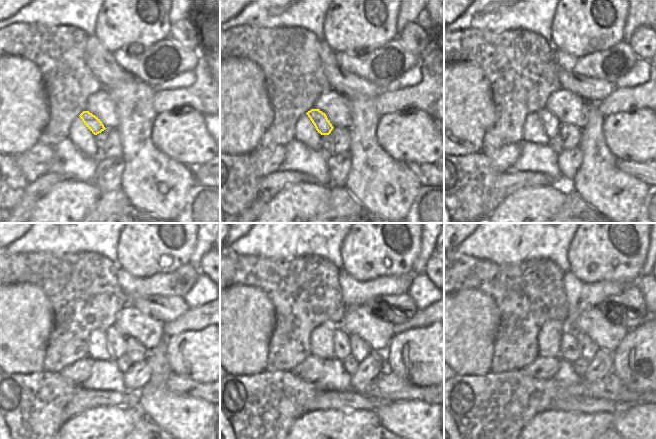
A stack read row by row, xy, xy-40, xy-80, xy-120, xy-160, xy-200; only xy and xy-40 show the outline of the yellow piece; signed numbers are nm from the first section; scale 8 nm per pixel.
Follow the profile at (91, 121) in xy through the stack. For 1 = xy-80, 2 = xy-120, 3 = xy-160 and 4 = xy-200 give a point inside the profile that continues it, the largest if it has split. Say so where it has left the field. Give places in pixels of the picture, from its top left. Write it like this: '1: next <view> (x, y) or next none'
1: next xy-80 (551, 124)
2: next xy-120 (116, 341)
3: next xy-160 (341, 339)
4: next xy-200 (570, 350)

